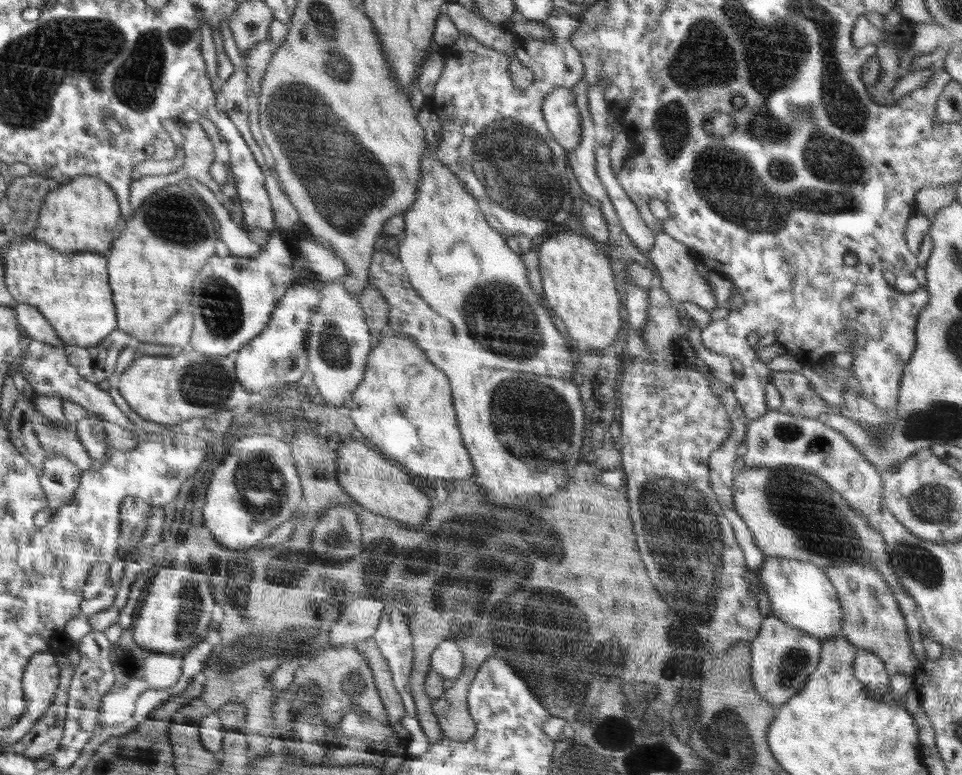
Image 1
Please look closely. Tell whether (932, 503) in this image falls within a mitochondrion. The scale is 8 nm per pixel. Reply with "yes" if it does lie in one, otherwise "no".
yes

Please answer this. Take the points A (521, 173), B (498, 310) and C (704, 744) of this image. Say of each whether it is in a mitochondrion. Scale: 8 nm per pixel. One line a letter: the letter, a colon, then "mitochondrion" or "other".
A: mitochondrion
B: mitochondrion
C: mitochondrion

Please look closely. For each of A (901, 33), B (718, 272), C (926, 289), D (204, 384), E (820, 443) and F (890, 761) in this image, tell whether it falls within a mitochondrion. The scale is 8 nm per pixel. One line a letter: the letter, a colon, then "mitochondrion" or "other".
A: other
B: other
C: other
D: mitochondrion
E: mitochondrion
F: other

